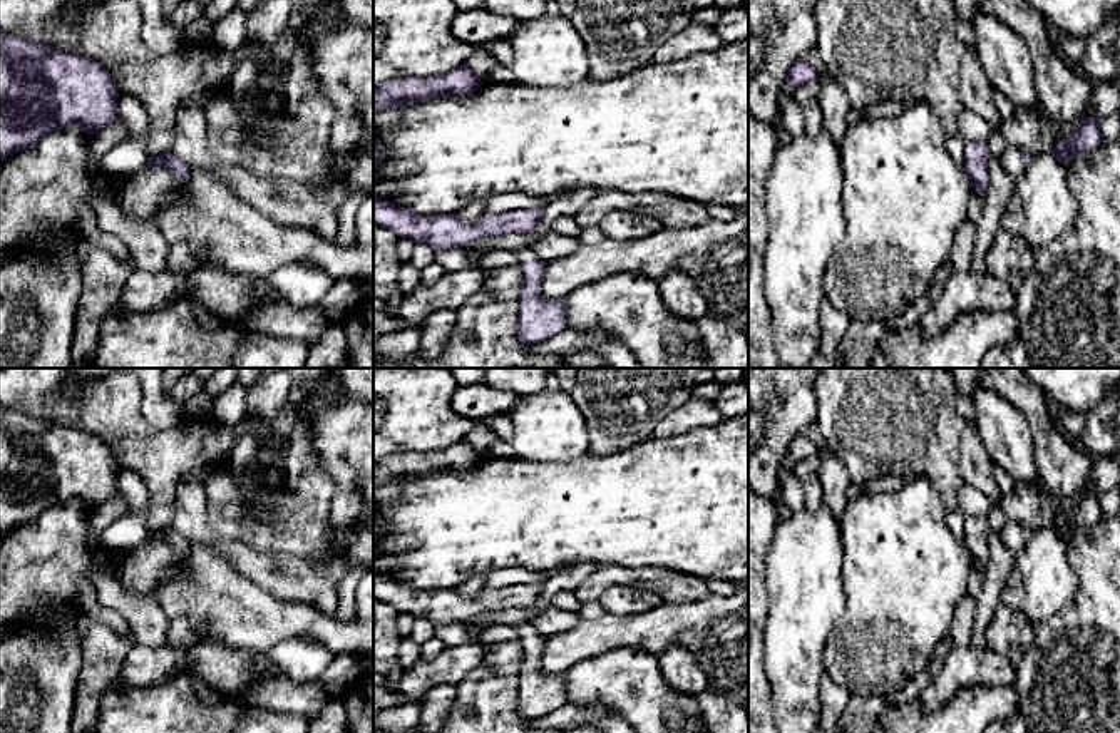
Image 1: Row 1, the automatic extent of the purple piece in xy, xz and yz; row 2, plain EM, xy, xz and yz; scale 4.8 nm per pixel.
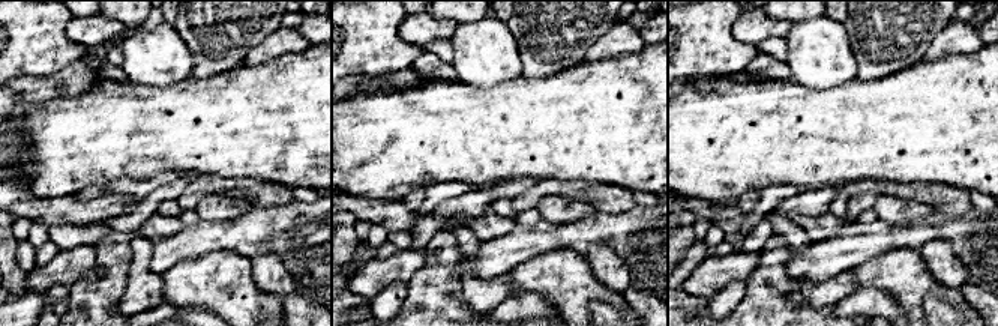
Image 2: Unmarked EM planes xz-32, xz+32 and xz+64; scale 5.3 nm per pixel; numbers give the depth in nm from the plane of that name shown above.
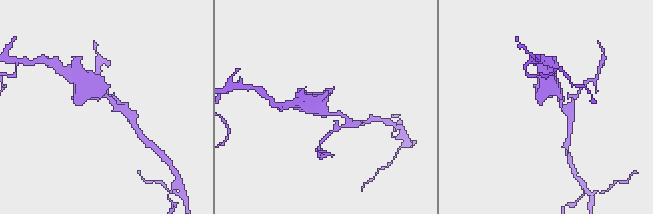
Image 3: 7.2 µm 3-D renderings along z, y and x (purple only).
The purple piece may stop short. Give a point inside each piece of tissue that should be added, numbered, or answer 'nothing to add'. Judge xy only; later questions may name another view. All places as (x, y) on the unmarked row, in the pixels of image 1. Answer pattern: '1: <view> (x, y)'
nothing to add

